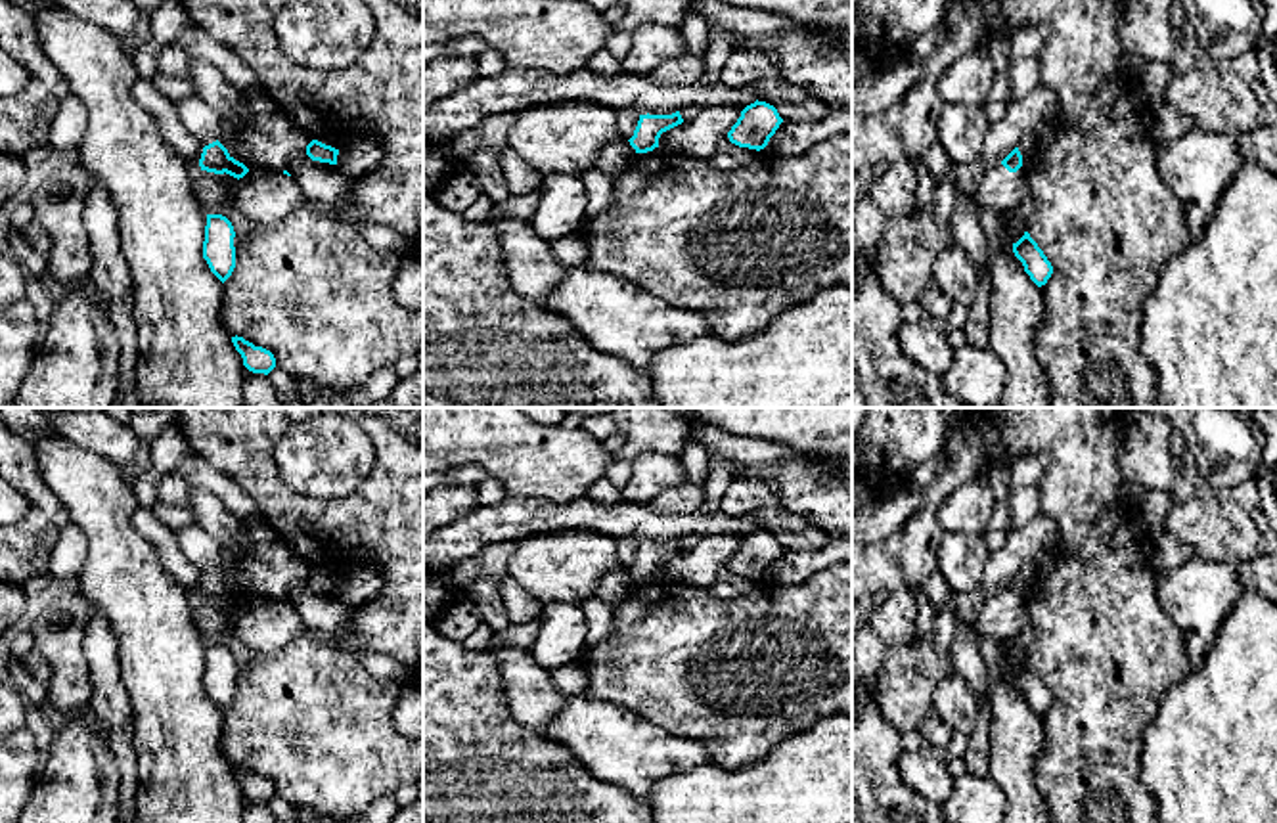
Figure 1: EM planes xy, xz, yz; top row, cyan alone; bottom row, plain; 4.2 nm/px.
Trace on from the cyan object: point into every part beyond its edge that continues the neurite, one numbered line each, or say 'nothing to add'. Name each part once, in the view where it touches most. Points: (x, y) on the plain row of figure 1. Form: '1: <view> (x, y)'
nothing to add

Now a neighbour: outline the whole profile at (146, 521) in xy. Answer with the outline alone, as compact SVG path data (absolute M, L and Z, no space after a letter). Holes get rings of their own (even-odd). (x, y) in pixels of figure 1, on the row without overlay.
M140 507L132 515L132 524L144 538L147 538L157 547L165 568L174 576L174 580L180 584L180 588L193 601L199 603L199 599L201 599L199 588L203 582L203 574L186 561L186 557L178 545L176 532L170 526L167 526L153 513L153 509L147 509L147 507Z

